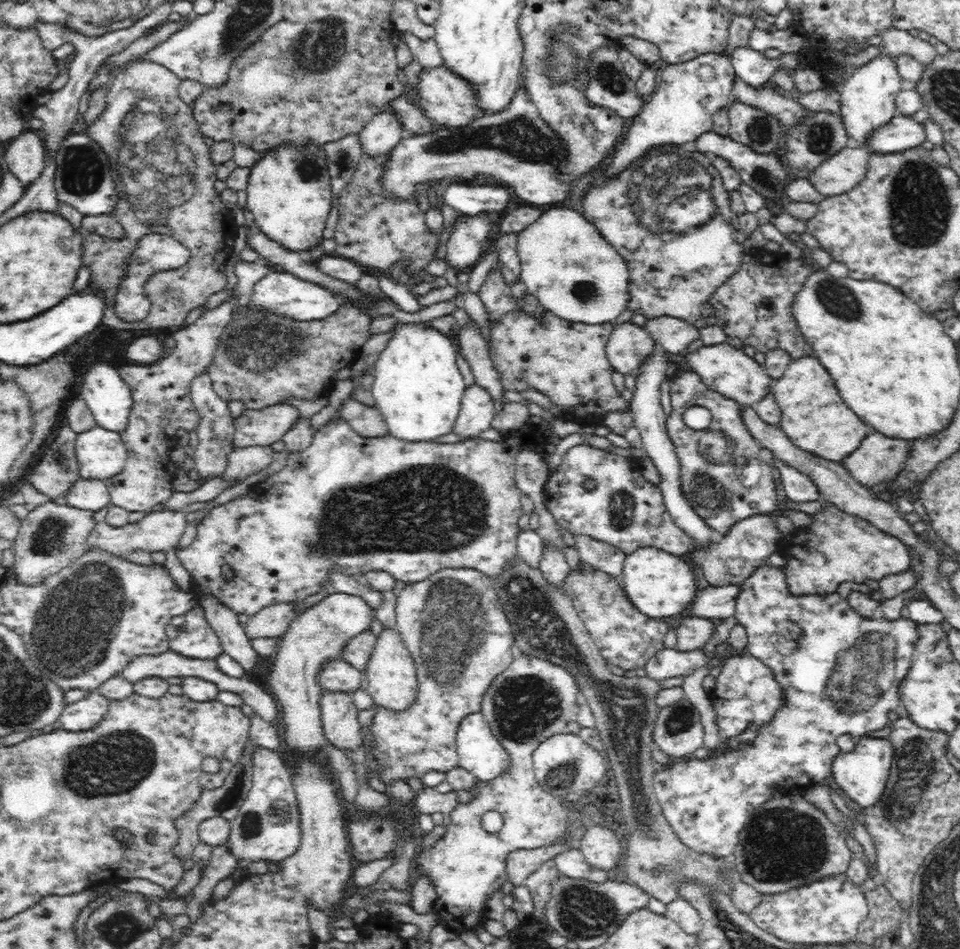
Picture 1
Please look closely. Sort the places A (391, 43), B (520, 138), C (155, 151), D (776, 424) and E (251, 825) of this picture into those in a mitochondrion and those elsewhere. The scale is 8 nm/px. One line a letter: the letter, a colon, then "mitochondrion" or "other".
A: other
B: mitochondrion
C: mitochondrion
D: other
E: mitochondrion

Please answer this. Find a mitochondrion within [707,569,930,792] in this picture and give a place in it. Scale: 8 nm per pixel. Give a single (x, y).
(857, 683)

